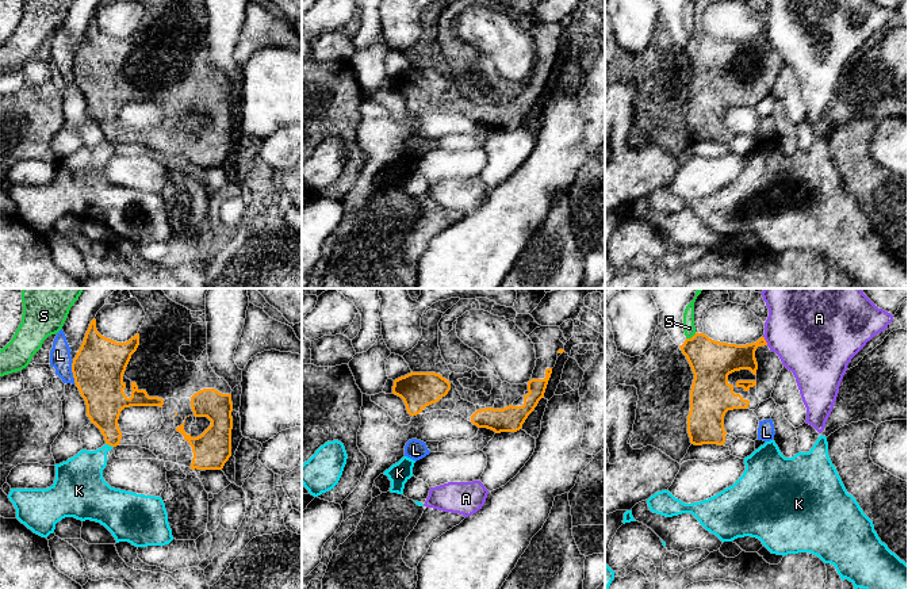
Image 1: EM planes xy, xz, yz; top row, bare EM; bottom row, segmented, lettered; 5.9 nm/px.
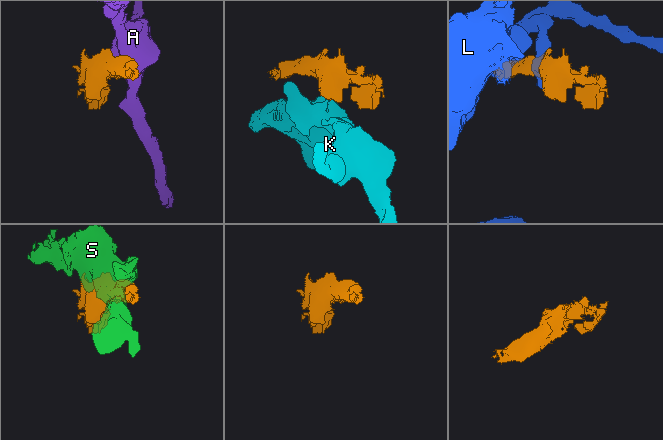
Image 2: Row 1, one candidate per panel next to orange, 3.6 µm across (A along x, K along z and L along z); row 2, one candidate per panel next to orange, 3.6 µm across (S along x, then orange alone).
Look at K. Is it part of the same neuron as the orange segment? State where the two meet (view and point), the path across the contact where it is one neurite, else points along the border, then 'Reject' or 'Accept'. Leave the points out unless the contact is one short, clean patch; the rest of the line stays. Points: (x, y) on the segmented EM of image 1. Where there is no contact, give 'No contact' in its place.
Touches orange at xy (110, 444). Boundary: xy (106, 443), (112, 447). Reject

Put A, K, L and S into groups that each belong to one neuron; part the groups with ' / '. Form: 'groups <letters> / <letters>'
groups A / K / L / S

